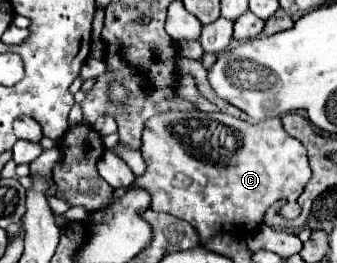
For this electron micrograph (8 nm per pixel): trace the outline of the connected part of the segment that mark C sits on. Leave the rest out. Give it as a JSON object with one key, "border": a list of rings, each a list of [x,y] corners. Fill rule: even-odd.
{"border":[[[189,110],[189,112],[163,112],[163,114],[157,114],[157,116],[151,116],[147,122],[145,122],[145,128],[143,128],[143,138],[141,138],[141,154],[143,154],[143,160],[147,164],[147,170],[141,178],[135,180],[135,184],[141,184],[143,188],[147,188],[153,196],[151,200],[151,210],[155,212],[167,212],[167,214],[173,214],[173,216],[179,216],[181,220],[189,222],[197,234],[199,234],[199,240],[201,244],[207,244],[213,236],[219,236],[219,234],[225,234],[225,232],[253,232],[255,228],[259,228],[263,224],[263,216],[265,216],[265,210],[281,200],[281,198],[287,198],[287,200],[297,200],[299,194],[303,192],[307,180],[311,178],[311,168],[307,164],[307,152],[303,148],[303,144],[295,138],[291,138],[285,130],[283,130],[283,124],[281,124],[281,118],[267,118],[267,120],[261,120],[259,124],[247,124],[239,118],[233,118],[233,116],[227,116],[223,112],[215,112],[215,114],[205,114],[205,112],[197,112],[197,110]]]}

